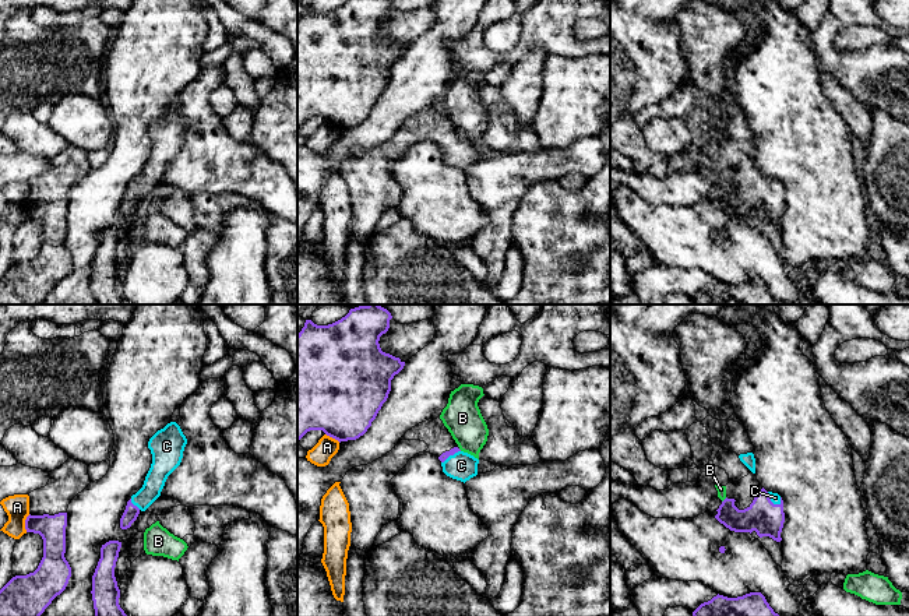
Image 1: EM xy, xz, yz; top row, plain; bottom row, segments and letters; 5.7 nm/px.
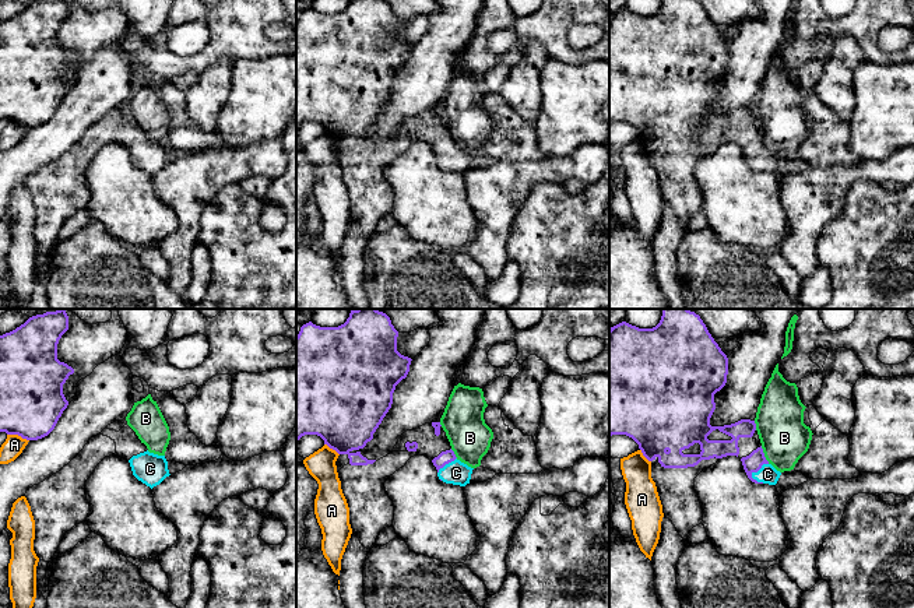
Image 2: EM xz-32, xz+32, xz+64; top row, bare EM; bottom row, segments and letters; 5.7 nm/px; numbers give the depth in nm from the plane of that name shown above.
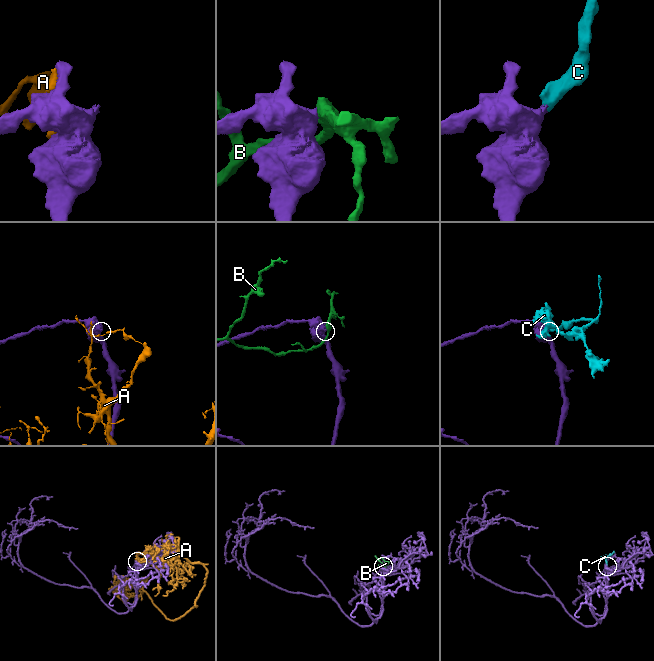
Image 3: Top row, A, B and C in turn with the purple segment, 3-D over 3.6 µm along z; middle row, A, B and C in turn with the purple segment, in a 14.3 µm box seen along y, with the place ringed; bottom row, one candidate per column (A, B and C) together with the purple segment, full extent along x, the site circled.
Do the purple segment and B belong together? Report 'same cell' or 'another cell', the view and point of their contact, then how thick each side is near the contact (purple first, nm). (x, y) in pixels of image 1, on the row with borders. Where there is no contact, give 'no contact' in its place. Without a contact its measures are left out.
another cell | yz (723, 500) | 190/50 nm

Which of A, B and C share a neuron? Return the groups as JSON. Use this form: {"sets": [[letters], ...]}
{"sets": [["A"], ["B"], ["C"]]}

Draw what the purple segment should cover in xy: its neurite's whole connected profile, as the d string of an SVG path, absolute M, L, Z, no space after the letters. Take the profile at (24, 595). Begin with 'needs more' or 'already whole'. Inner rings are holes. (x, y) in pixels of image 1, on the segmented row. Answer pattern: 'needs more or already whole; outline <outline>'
already whole; outline M67 513L29 514L27 517L27 532L39 534L43 539L43 557L34 573L15 575L0 589L0 616L40 616L52 601L66 589L71 577L71 567L64 557L66 527Z

